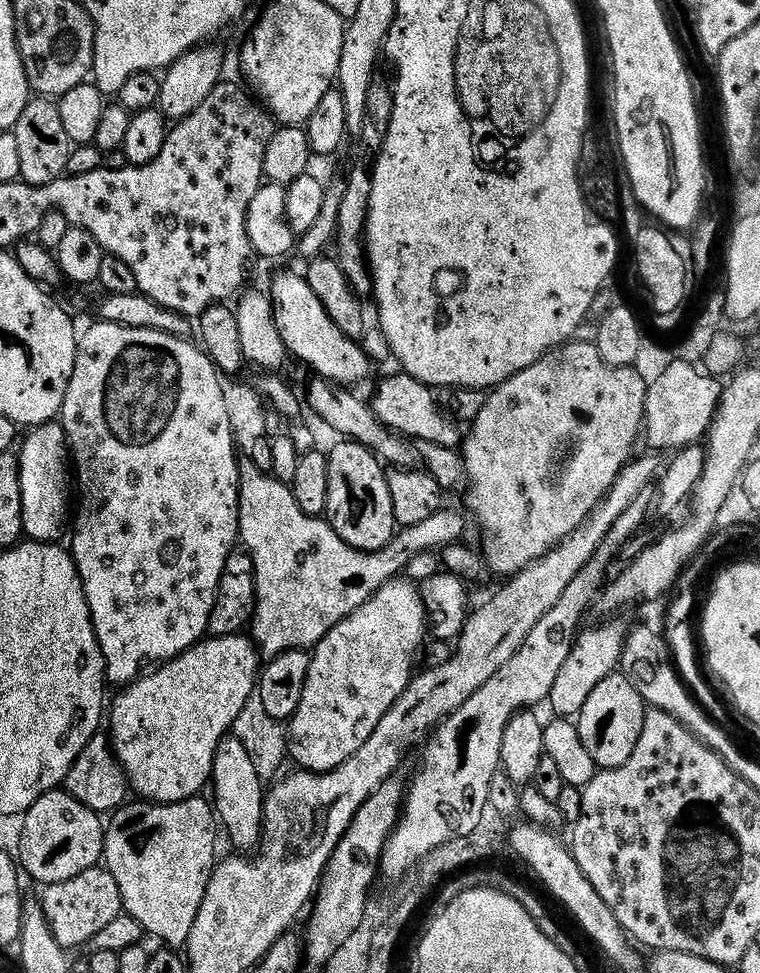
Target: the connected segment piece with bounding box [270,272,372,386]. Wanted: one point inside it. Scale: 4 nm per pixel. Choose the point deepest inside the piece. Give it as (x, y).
(301, 319)

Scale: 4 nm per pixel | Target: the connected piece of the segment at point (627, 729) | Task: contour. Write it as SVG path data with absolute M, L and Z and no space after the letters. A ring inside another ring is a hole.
M623 674L610 675L594 686L594 692L578 715L578 727L586 751L590 753L590 758L594 758L597 769L622 766L630 754L634 754L634 746L638 746L638 737L642 734L645 711L644 699Z

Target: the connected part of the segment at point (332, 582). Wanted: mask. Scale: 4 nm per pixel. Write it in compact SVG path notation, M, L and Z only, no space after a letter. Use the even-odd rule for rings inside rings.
M248 458L241 459L239 543L254 562L256 609L252 614L250 636L261 657L271 658L280 656L283 652L315 649L331 628L354 614L354 610L365 604L383 584L389 584L408 569L410 558L414 558L414 554L441 550L448 544L461 543L465 539L464 531L468 528L464 521L465 513L455 512L448 507L441 507L440 511L430 514L426 522L418 522L418 526L400 528L382 550L363 552L347 544L332 529L327 519L306 514L302 506L298 506L289 485L258 470Z

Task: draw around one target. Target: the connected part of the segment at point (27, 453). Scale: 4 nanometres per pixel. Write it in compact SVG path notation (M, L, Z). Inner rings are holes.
M60 422L51 424L41 424L39 428L31 429L27 433L28 437L23 437L22 443L19 445L18 451L20 454L20 477L22 478L22 510L24 511L24 530L23 535L32 542L56 542L61 538L60 535L65 535L66 525L70 520L70 512L68 516L68 480L70 484L70 449L68 447L68 435L64 432L64 425Z

